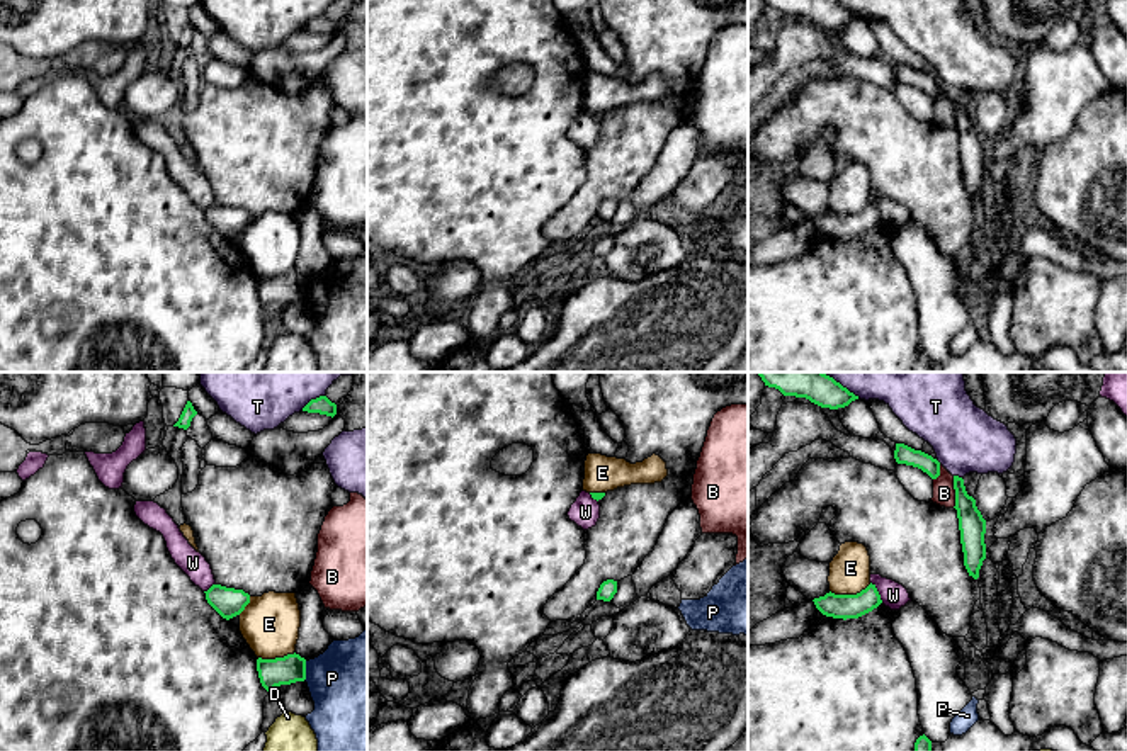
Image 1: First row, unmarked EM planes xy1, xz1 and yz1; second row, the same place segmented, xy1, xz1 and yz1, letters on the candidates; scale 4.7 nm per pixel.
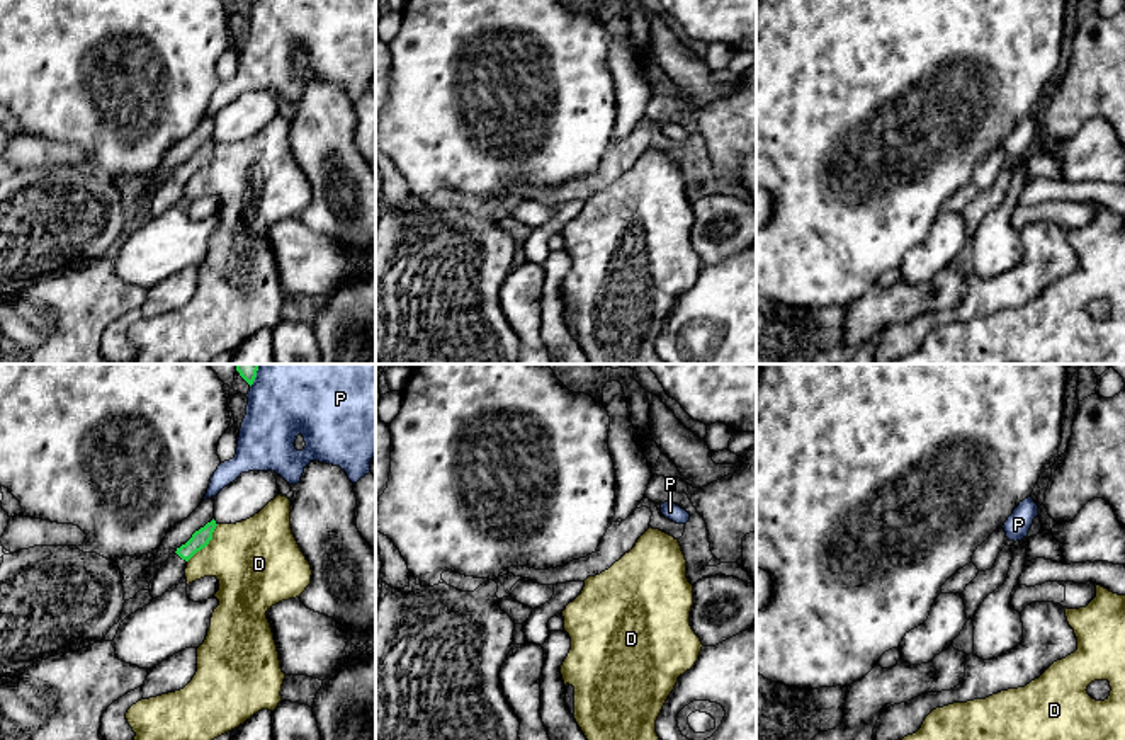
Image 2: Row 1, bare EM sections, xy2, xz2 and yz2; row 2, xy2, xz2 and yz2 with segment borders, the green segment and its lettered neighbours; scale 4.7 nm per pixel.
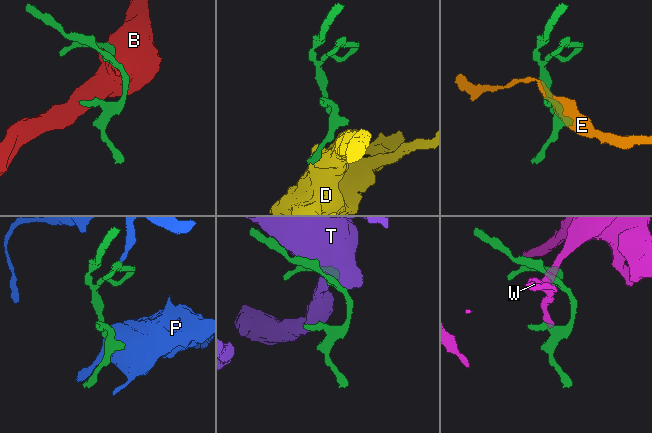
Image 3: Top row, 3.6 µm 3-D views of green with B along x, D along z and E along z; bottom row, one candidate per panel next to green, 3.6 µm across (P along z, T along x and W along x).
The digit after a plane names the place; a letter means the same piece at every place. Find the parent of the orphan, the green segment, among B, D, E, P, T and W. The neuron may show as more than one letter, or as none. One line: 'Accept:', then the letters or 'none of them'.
Accept: none of them

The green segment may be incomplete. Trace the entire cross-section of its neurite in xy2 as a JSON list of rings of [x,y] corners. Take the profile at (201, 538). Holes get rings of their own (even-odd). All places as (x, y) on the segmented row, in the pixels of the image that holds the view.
[[[212,519],[204,527],[195,531],[185,544],[182,544],[180,548],[177,548],[175,553],[170,555],[170,558],[161,565],[156,577],[150,582],[150,592],[153,599],[161,597],[173,585],[187,583],[187,578],[185,578],[187,561],[197,551],[201,551],[209,544],[216,526],[218,524]]]

